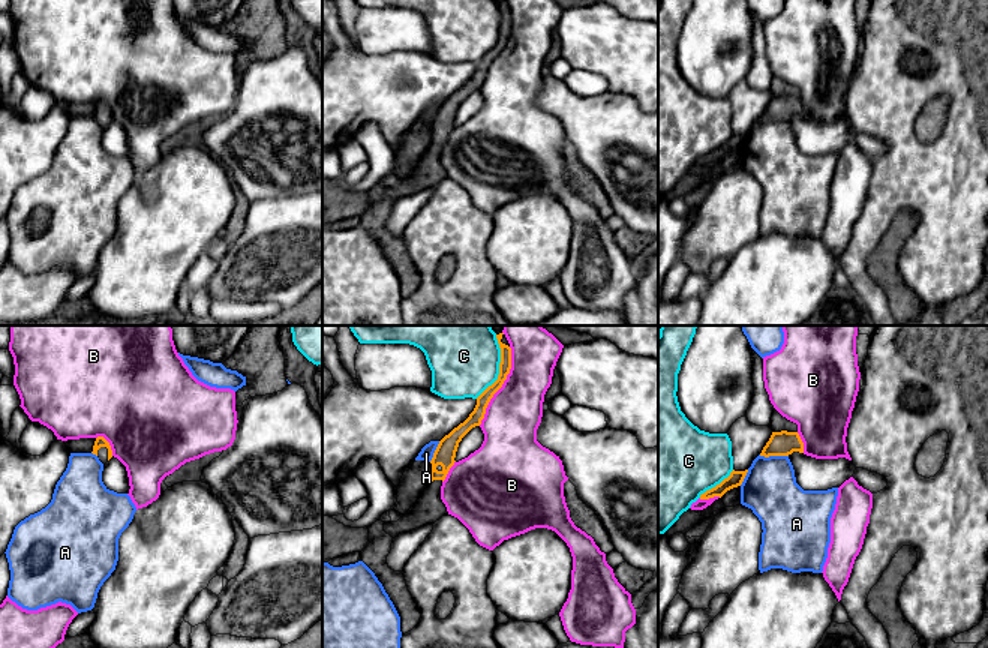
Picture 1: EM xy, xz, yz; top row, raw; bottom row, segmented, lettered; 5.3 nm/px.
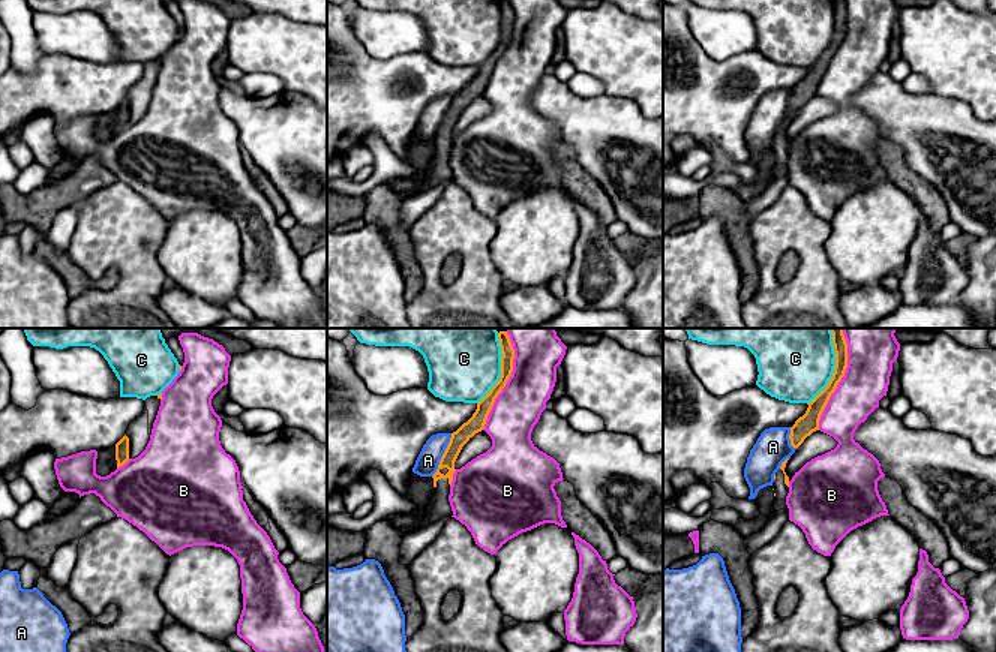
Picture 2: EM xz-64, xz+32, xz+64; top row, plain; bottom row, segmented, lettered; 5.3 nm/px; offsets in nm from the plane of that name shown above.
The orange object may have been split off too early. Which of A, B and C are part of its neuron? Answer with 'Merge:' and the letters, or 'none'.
Merge: none

